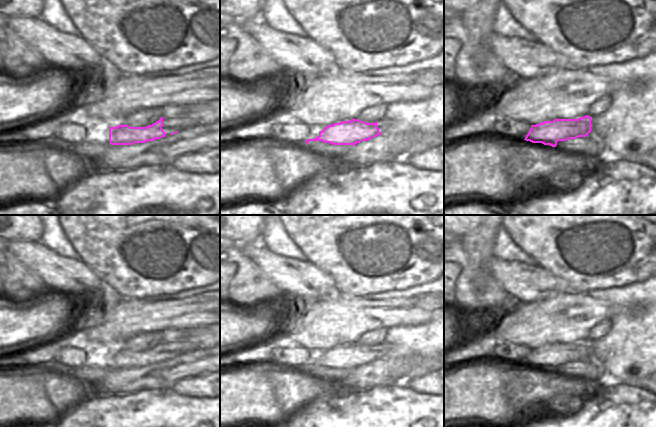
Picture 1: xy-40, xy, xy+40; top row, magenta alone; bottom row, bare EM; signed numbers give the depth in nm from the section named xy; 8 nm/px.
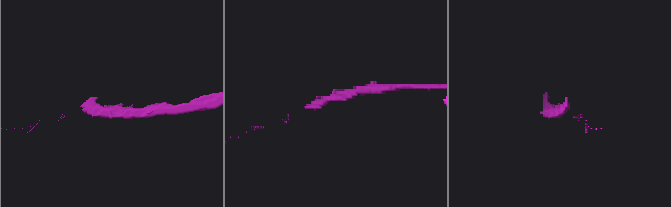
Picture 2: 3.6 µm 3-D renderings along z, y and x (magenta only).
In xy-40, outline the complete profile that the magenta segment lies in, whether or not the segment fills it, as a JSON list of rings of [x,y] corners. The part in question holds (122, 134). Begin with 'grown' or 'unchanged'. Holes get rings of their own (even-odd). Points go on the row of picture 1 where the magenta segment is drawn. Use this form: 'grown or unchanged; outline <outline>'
unchanged; outline [[[163,117],[146,127],[130,127],[123,124],[110,127],[109,142],[111,145],[132,145],[160,139],[166,136],[162,126]]]

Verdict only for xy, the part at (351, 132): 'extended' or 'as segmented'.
as segmented

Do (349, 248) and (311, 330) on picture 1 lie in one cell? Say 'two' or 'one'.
two

